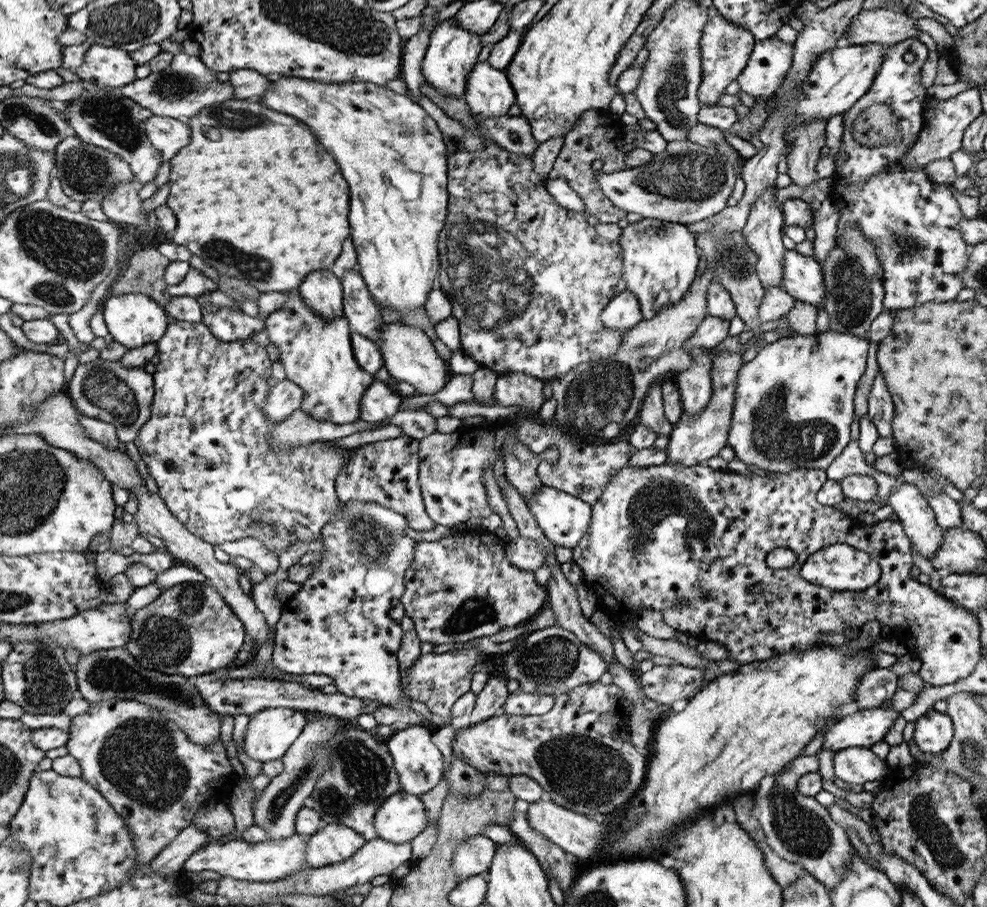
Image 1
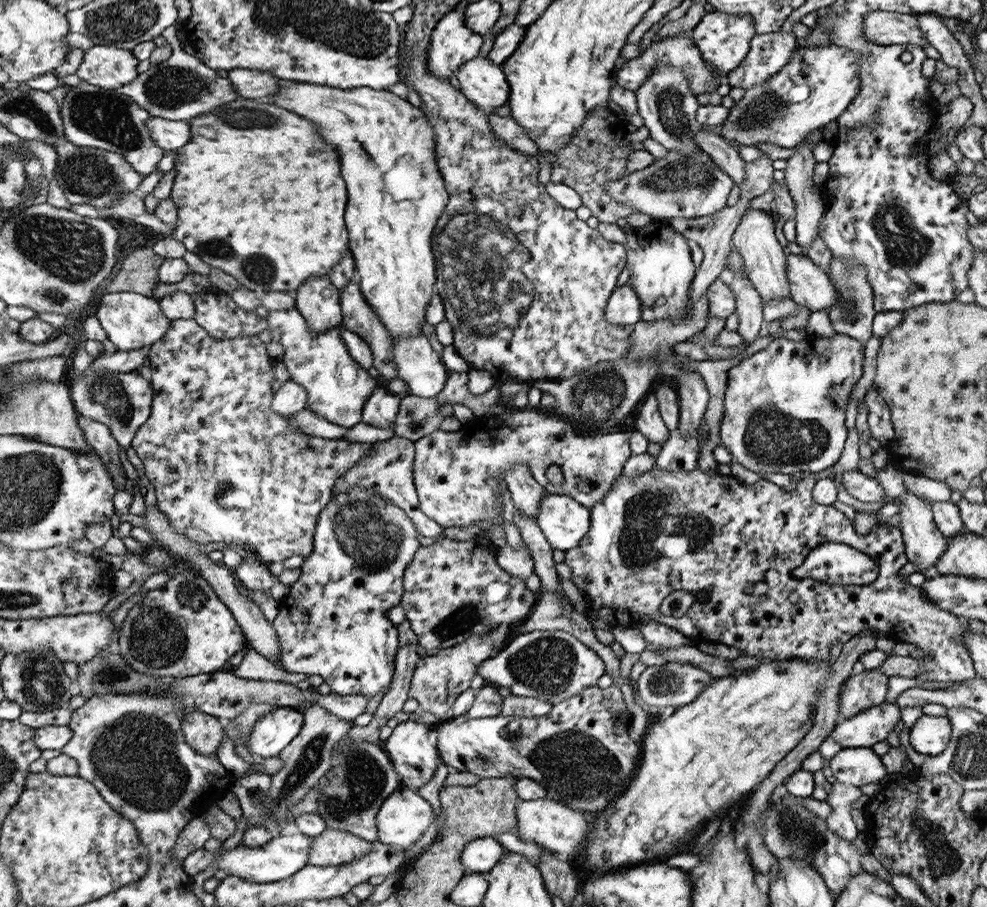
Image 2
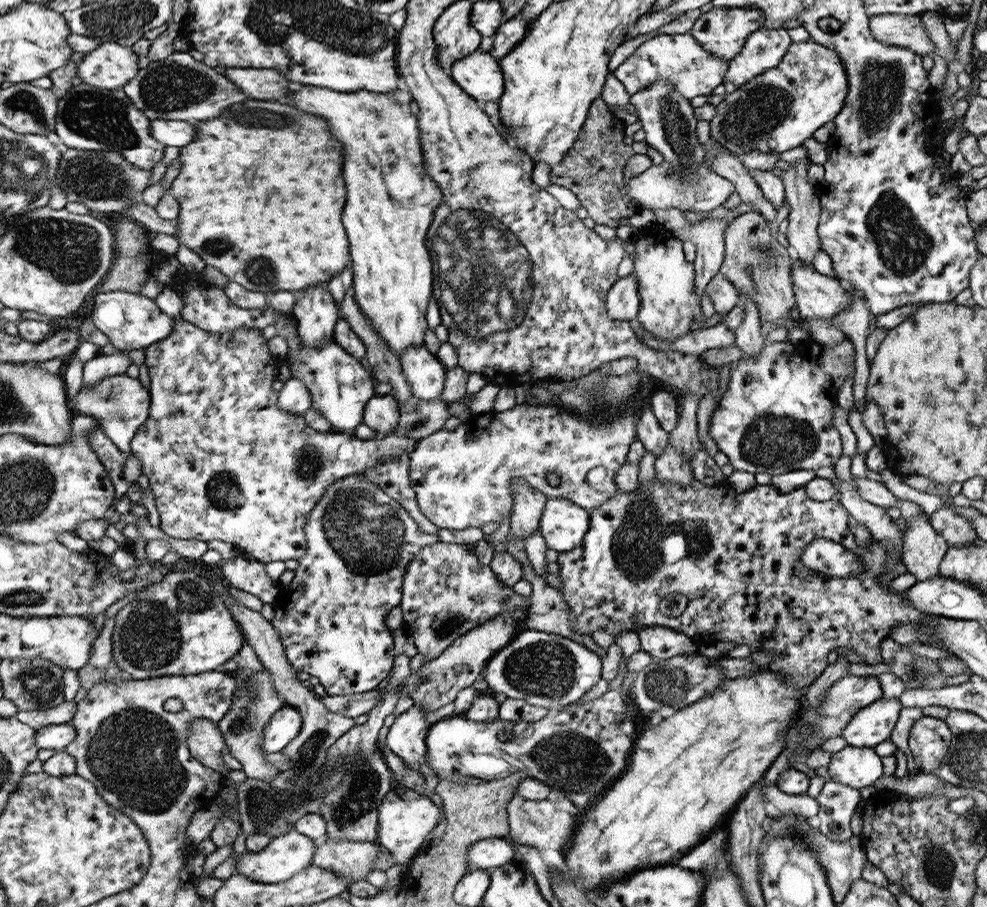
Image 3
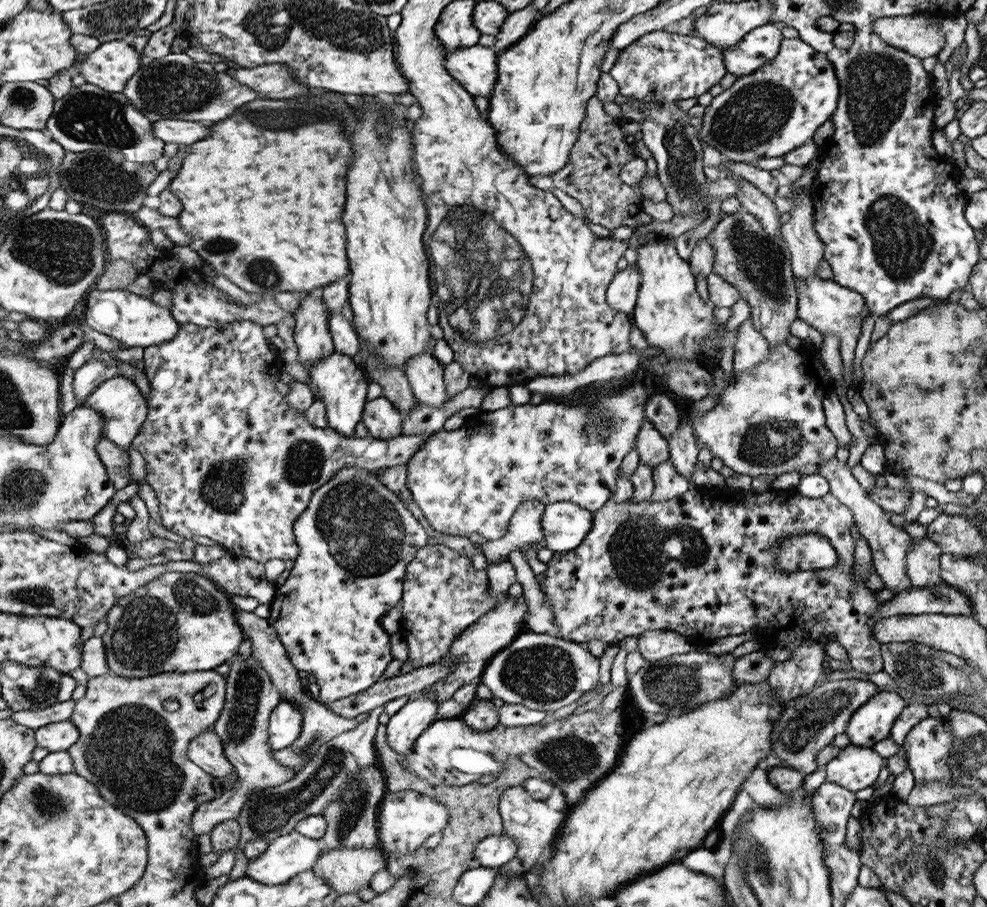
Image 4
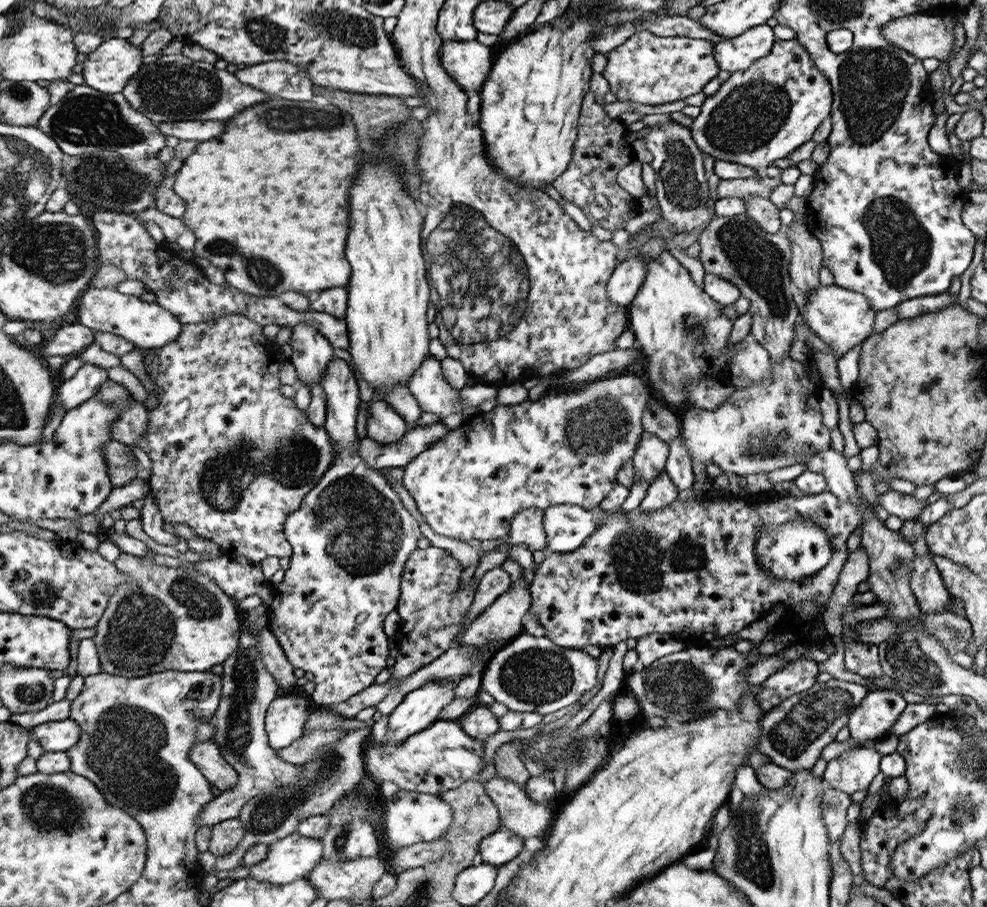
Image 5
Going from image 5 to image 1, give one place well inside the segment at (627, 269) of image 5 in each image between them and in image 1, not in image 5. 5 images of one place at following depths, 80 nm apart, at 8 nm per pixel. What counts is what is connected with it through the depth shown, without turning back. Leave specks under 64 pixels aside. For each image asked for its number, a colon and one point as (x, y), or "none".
1: (622, 313)
2: (624, 307)
3: (623, 300)
4: (622, 294)

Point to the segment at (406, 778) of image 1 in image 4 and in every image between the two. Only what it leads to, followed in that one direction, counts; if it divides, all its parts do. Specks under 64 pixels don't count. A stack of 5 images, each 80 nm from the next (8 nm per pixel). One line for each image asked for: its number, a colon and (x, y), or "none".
2: (416, 759)
3: (406, 738)
4: (404, 728)

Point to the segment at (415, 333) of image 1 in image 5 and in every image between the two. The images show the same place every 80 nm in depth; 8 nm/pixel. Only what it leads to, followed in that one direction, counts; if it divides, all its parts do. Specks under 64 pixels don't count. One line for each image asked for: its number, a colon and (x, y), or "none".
2: (418, 365)
3: (424, 372)
4: (425, 373)
5: (436, 396)

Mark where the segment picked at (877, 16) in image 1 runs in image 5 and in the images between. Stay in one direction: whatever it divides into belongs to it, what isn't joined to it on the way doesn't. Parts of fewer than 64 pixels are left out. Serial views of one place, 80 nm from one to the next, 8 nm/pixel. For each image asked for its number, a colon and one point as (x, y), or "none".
2: (885, 28)
3: (906, 31)
4: (915, 34)
5: (924, 36)

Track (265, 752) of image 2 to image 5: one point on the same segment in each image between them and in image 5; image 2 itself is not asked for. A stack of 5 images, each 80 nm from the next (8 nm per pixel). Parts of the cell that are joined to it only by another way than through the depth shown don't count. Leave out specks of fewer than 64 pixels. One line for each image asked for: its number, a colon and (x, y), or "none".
3: (285, 725)
4: (286, 721)
5: (287, 716)

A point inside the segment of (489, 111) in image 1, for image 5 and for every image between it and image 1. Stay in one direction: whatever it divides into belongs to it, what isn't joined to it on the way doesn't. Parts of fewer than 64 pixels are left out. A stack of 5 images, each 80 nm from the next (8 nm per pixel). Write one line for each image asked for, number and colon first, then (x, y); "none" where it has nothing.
2: (483, 83)
3: (479, 74)
4: (475, 68)
5: (469, 63)

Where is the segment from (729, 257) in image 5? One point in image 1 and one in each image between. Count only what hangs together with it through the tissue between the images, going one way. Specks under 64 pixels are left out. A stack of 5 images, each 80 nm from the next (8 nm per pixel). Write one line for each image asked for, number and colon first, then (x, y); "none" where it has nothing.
1: (763, 230)
2: (764, 261)
3: (755, 264)
4: (761, 272)

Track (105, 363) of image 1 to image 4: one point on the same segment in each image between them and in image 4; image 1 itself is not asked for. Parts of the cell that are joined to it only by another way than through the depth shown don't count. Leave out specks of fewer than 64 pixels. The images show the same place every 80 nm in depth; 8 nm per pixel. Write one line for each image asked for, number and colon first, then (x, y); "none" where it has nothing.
2: (127, 398)
3: (121, 404)
4: (124, 408)

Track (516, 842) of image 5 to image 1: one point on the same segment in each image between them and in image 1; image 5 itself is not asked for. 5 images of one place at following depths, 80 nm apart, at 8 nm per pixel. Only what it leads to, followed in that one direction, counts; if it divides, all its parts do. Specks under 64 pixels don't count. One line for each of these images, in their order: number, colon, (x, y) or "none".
1: (474, 856)
2: (481, 855)
3: (489, 853)
4: (493, 851)

